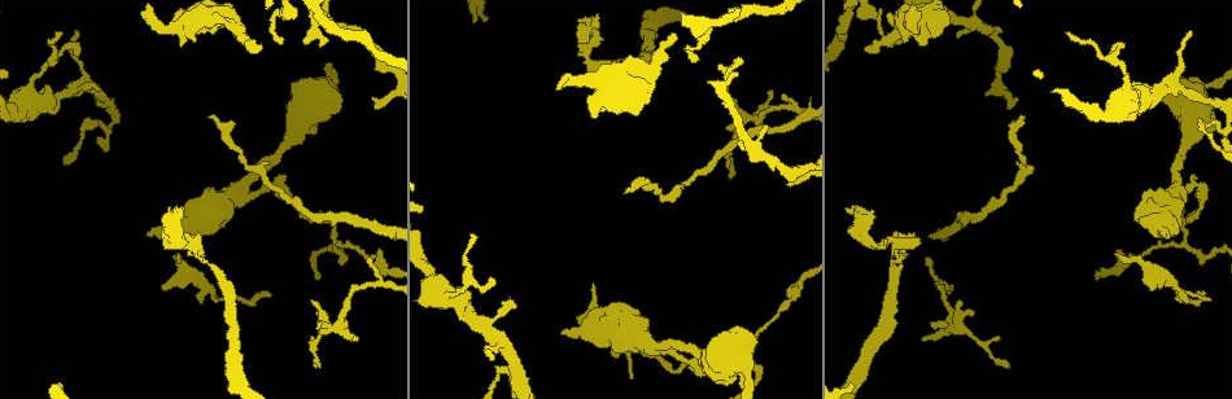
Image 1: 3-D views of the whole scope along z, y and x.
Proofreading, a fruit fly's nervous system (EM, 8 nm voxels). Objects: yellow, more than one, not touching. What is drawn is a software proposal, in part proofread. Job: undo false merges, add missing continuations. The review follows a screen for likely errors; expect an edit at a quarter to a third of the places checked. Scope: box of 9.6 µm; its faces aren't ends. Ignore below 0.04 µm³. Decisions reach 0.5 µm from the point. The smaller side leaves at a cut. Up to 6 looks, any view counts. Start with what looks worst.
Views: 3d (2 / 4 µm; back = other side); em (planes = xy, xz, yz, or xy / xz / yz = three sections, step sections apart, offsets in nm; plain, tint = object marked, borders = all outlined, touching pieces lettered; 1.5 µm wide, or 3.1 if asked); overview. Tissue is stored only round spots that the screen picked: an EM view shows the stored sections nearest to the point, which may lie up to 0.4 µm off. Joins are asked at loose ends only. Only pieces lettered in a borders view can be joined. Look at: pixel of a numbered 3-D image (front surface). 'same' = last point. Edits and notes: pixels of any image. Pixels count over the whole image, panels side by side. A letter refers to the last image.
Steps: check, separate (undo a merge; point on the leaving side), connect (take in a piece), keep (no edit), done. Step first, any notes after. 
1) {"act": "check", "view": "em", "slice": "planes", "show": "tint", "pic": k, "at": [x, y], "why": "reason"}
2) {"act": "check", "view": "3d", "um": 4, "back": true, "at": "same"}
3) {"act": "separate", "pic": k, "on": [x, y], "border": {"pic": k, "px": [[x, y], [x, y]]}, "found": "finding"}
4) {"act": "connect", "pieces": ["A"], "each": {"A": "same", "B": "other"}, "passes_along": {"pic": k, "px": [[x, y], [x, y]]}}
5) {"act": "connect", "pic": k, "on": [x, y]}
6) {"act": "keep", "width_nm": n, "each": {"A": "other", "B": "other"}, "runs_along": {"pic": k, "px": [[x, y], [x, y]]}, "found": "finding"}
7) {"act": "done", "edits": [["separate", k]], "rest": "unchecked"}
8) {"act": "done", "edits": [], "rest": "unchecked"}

{"act": "check", "view": "em", "slice": "planes", "show": "borders", "pic": 1, "at": [1163, 234], "why": "free end"}

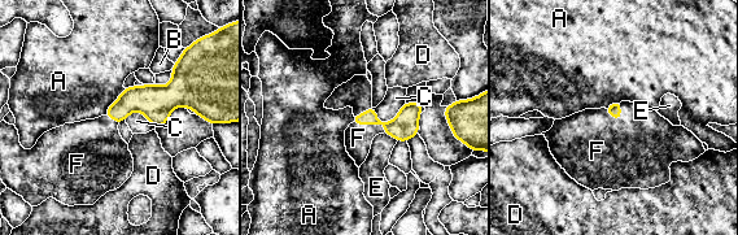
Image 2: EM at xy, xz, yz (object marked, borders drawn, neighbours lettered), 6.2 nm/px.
{"act": "connect", "pieces": ["F"], "each": {"A": "other", "B": "other", "C": "other", "D": "other", "E": "other", "F": "same"}, "passes_along": {"pic": 2, "px": [[405, 125], [370, 123], [358, 138]]}, "found": "it goes on there"}

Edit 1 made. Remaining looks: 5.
{"act": "check", "view": "overview", "why": "redraw"}

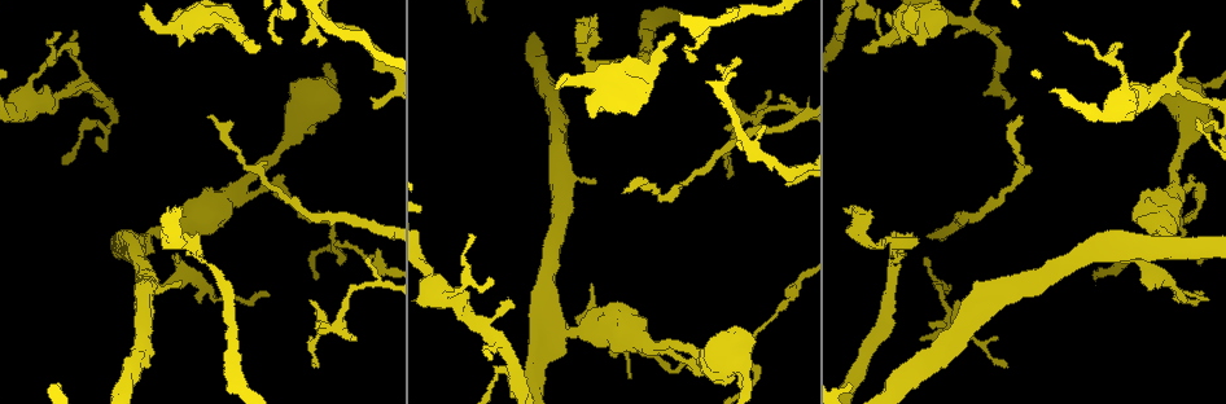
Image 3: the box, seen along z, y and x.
{"act": "check", "view": "em", "slice": "xz", "step": 4, "show": "tint", "pic": 3, "at": [76, 31], "why": "an open end"}

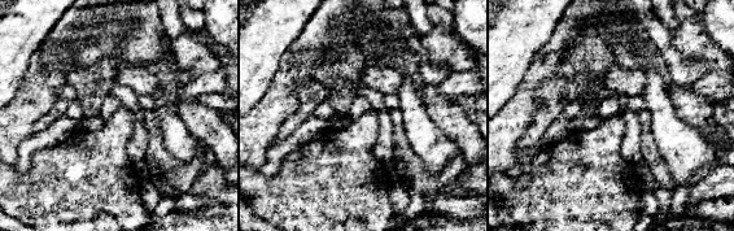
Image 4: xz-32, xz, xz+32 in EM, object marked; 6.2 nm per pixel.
{"act": "check", "view": "em", "slice": "planes", "show": "tint", "at": "same"}

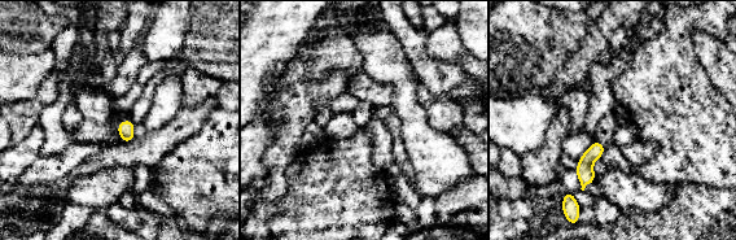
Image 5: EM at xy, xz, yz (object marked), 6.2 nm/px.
{"act": "check", "view": "em", "slice": "planes", "show": "borders", "at": "same"}

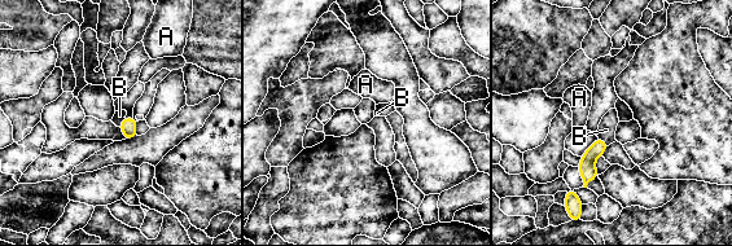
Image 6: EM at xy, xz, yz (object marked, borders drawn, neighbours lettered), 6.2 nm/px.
{"act": "keep", "width_nm": 100, "each": {"A": "other", "B": "other"}, "border": {"pic": 6, "px": [[597, 136], [608, 145]]}, "found": "none of them fits"}

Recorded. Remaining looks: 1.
{"act": "done", "edits": [["connect", 2]], "rest": "unchecked"}

